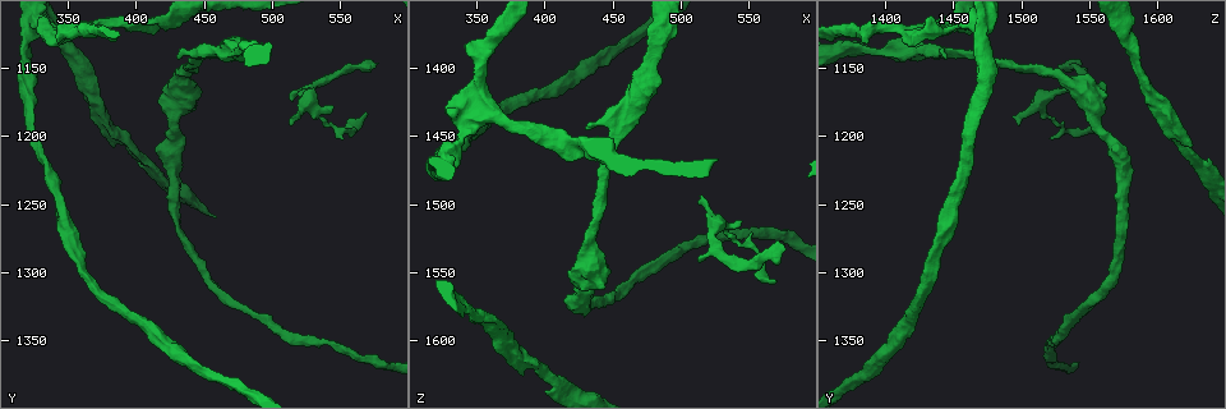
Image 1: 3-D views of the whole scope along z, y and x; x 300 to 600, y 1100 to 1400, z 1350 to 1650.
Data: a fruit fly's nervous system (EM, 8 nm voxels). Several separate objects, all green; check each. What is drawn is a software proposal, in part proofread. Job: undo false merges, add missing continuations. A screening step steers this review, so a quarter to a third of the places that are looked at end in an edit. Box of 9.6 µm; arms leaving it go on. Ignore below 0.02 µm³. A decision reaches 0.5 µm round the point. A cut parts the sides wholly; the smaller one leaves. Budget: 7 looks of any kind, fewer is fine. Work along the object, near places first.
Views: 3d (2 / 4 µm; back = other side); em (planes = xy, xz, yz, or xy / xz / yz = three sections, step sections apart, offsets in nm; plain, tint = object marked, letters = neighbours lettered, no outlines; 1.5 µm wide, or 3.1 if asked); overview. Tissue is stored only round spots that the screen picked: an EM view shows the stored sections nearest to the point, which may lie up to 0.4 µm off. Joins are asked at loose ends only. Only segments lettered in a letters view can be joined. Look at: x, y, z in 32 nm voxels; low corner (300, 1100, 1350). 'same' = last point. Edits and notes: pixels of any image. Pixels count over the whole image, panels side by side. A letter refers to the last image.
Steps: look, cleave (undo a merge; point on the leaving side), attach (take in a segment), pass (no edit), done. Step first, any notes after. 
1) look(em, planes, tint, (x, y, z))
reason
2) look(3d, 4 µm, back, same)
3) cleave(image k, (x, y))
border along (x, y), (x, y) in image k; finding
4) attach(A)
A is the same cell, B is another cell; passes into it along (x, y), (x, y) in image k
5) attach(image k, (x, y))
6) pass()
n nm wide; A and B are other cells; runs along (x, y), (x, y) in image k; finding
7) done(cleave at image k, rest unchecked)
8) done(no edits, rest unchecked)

look(em, planes, letters, (514, 1174, 1538))
tapers out

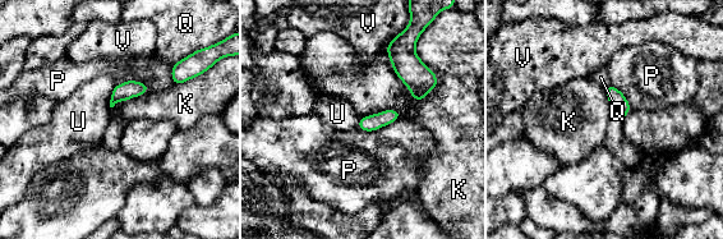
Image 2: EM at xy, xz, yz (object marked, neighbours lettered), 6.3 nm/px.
pass()
K, P, Q, U and V are other cells; none of them fits

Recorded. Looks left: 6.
look(em, planes, letters, (570, 1148, 1524))
thin end

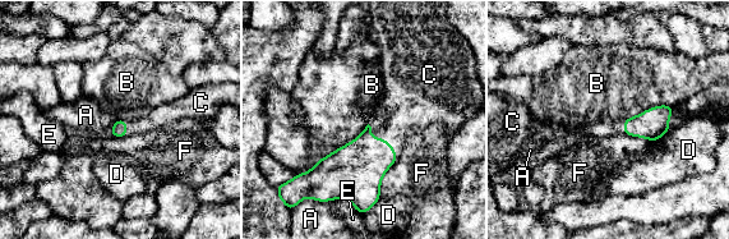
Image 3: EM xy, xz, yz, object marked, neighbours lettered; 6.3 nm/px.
attach(C)
C is the same cell, A, B, D, E and F are other cells; passes into it along (356, 169), (382, 138), (406, 107) in image 3; it goes on there

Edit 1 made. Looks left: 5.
look(em, xz, step 4, tint, (430, 1142, 1446))
free end

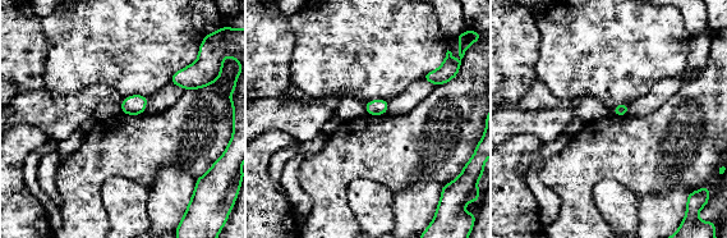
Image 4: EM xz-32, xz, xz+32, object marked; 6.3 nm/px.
look(em, planes, letters, same)
cut it another way

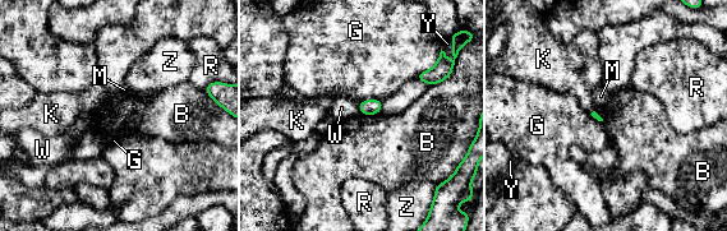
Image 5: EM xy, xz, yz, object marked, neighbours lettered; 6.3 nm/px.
pass()
B, G, K, M, R, W, Y and Z are other cells; border along (360, 112), (378, 114) in image 5; no lettered segment goes on from it

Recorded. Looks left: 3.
done(attach at image 3, rest unchecked)

